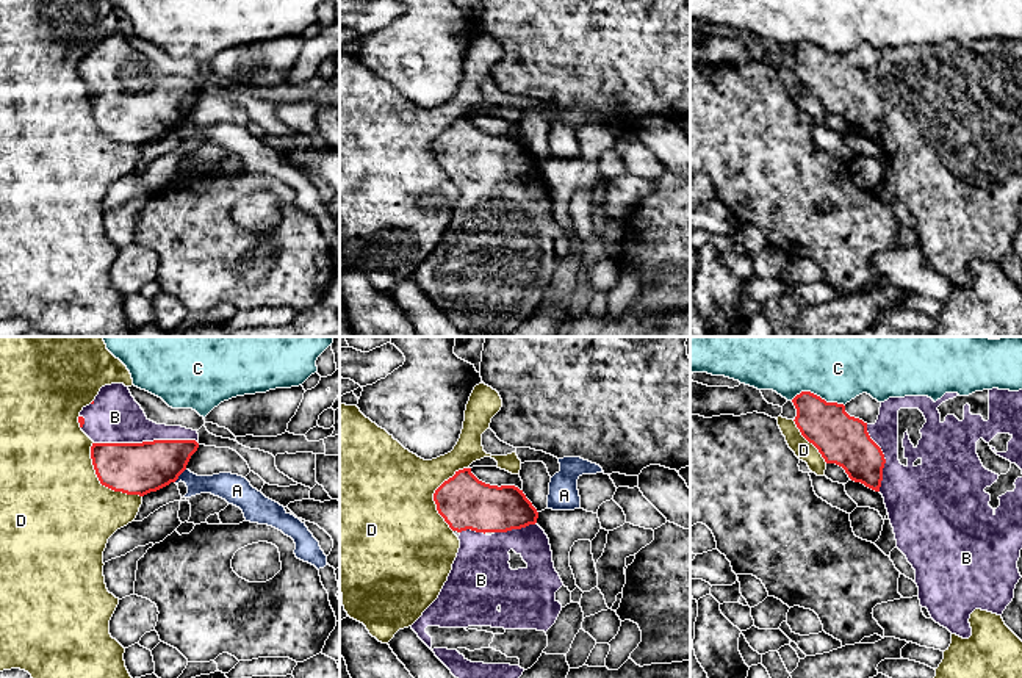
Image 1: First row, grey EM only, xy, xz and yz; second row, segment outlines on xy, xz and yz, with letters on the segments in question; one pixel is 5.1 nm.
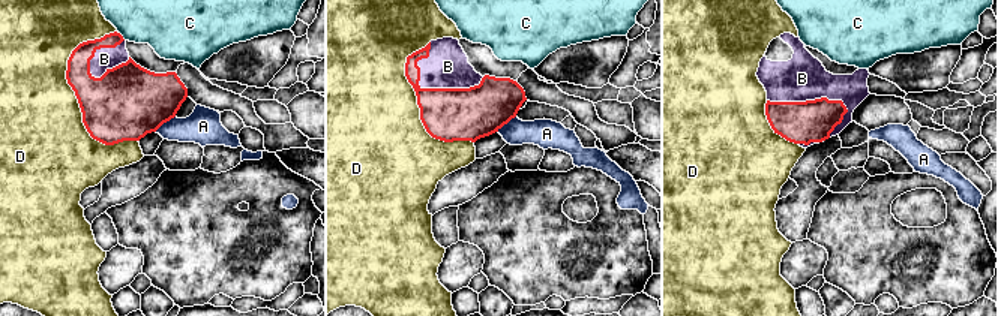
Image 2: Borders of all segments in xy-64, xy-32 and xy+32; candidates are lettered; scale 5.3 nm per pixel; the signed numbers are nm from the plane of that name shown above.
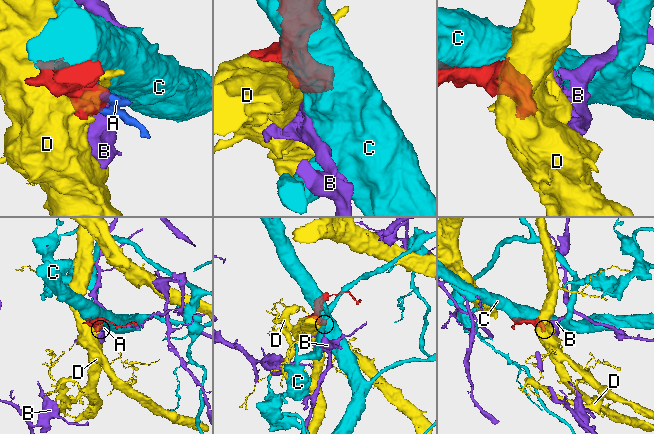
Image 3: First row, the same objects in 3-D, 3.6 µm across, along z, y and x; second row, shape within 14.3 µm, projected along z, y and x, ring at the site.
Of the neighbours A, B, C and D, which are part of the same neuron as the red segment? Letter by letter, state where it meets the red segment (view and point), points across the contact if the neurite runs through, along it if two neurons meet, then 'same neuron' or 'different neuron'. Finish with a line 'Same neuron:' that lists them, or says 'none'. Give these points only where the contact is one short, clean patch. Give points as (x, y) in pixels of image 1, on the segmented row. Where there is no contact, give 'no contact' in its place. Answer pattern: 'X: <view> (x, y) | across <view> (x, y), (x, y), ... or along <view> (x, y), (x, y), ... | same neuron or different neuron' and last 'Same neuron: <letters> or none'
A: xy (180, 473) | different neuron
B: xy (144, 442) | same neuron
C: yz (816, 395) | different neuron
D: xy (100, 483) | different neuron
Same neuron: B

